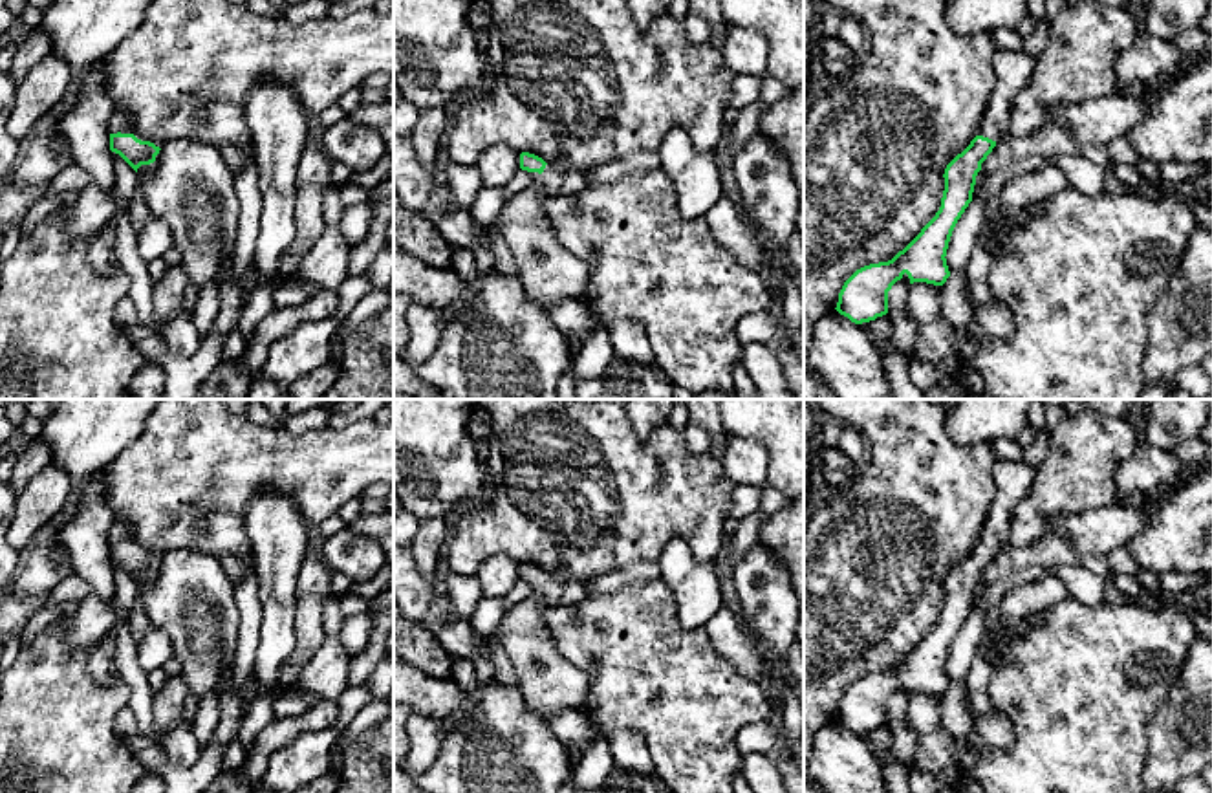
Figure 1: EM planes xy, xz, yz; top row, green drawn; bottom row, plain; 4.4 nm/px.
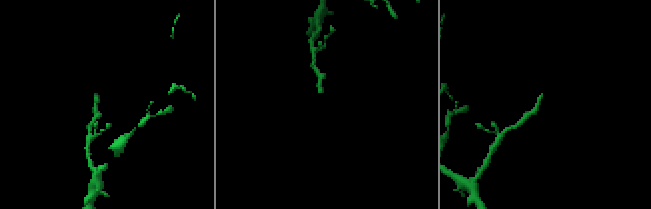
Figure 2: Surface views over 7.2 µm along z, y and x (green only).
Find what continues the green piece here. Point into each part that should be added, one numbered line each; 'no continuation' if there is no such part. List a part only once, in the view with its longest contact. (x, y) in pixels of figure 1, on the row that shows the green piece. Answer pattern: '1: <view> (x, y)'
1: xy (121, 123)

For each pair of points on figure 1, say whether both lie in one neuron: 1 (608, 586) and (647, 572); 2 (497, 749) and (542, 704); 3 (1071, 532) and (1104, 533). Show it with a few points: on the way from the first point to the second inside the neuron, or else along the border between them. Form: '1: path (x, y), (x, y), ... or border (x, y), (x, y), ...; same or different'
1: path (617, 579), (638, 572); same
2: border (519, 685), (526, 706), (544, 722); different
3: path (1079, 533), (1097, 533); same

